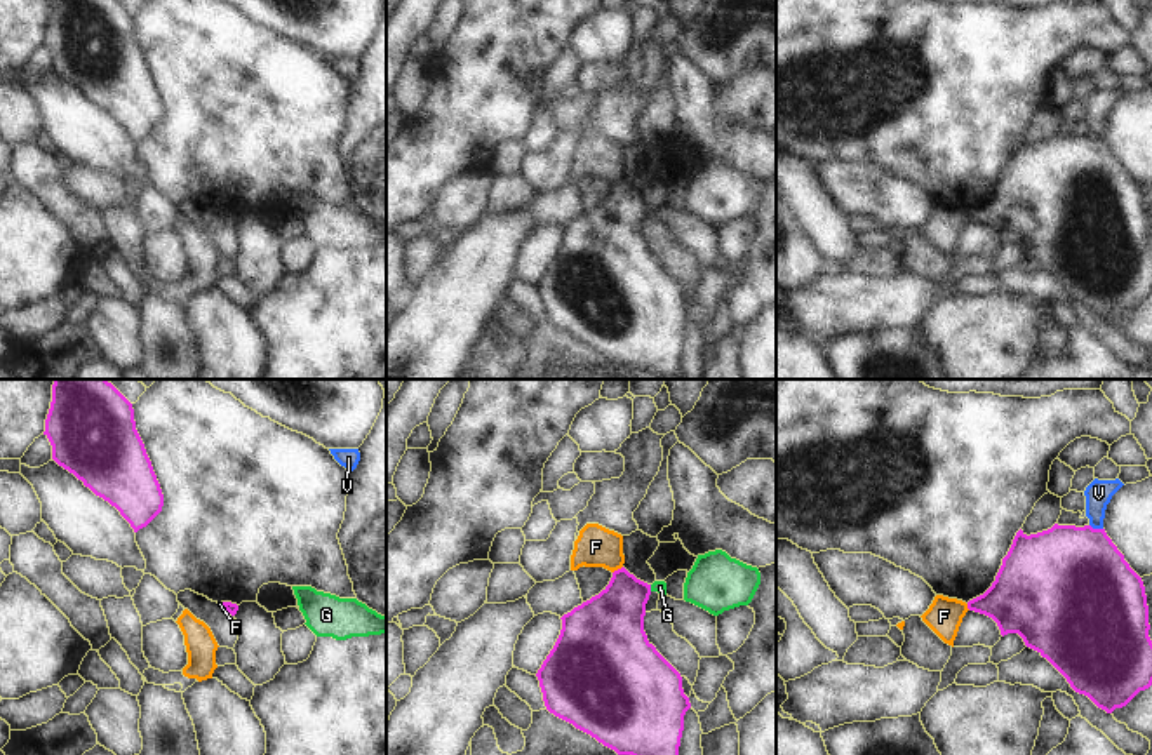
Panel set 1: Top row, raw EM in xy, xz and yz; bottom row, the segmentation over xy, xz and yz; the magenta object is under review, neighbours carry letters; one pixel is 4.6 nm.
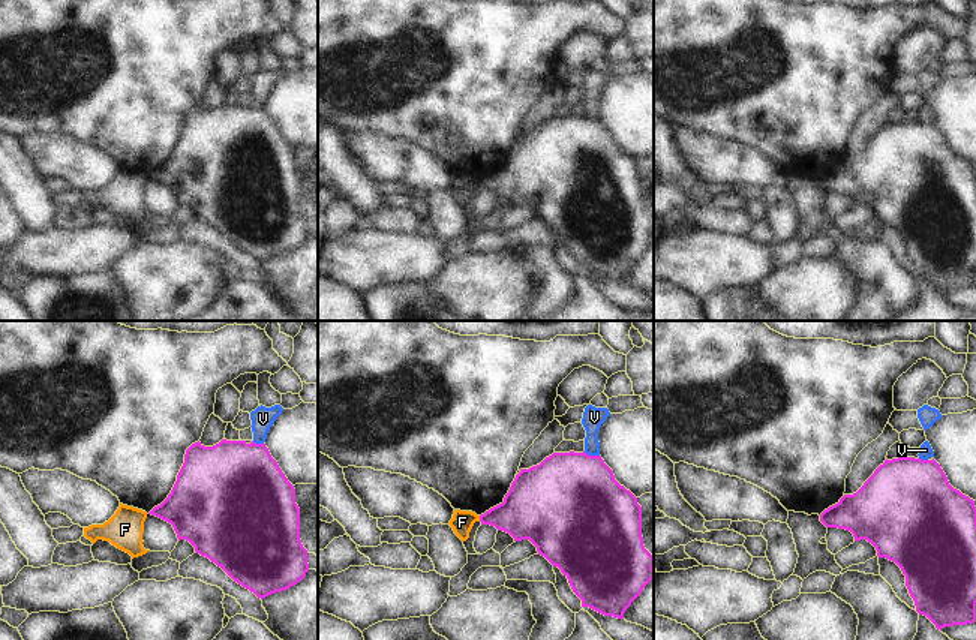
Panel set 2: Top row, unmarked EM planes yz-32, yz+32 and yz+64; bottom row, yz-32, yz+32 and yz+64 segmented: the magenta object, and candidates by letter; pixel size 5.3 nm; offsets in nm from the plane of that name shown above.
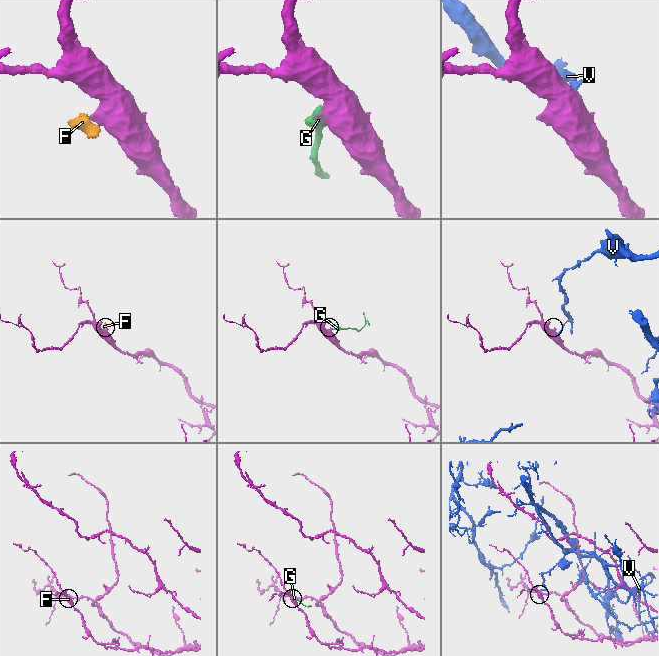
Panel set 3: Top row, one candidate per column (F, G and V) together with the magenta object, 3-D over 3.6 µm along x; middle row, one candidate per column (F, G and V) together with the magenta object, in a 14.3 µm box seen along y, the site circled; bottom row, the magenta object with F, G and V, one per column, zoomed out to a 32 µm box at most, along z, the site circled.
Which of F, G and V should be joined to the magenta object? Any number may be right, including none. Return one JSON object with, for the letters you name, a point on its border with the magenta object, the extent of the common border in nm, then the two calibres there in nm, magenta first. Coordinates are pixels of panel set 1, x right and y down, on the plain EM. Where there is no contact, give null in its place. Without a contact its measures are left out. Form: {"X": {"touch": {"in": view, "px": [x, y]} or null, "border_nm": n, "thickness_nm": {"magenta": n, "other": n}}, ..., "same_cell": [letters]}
{"G": {"touch": {"in": "xz", "px": [649, 199]}, "border_nm": 30, "thickness_nm": {"magenta": 300, "other": 60}}, "same_cell": ["G"]}

